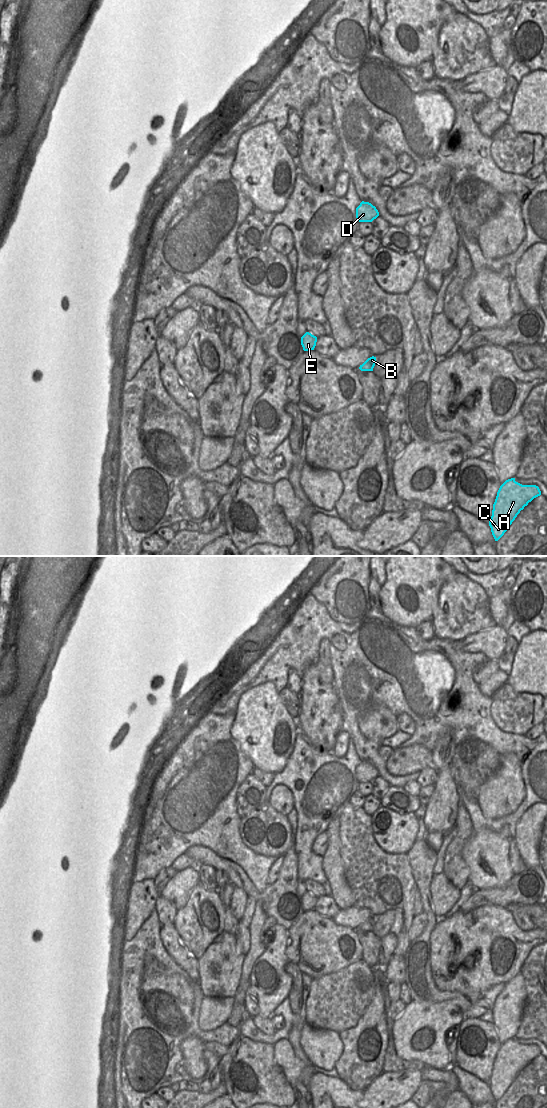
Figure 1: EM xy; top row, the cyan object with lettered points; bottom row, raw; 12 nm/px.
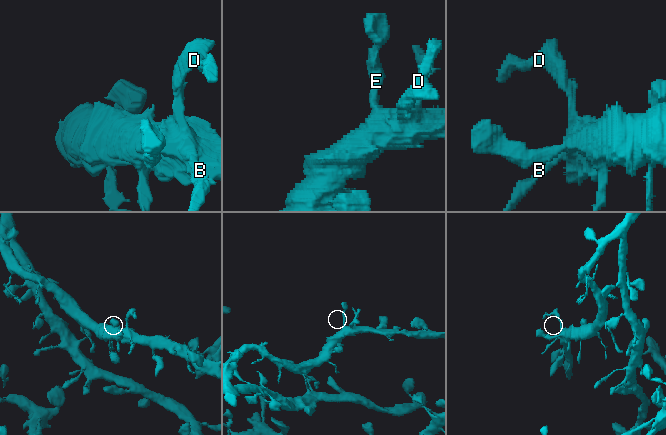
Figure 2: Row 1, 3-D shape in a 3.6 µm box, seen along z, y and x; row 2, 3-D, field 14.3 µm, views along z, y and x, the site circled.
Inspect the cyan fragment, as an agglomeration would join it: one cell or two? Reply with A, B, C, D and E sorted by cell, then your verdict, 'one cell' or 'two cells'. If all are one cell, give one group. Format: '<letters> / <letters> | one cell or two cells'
A B C D E | one cell

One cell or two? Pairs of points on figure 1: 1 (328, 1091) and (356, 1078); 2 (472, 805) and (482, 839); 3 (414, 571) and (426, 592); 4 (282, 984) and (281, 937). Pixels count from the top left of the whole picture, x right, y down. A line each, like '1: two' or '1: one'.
1: two
2: two
3: one
4: one

